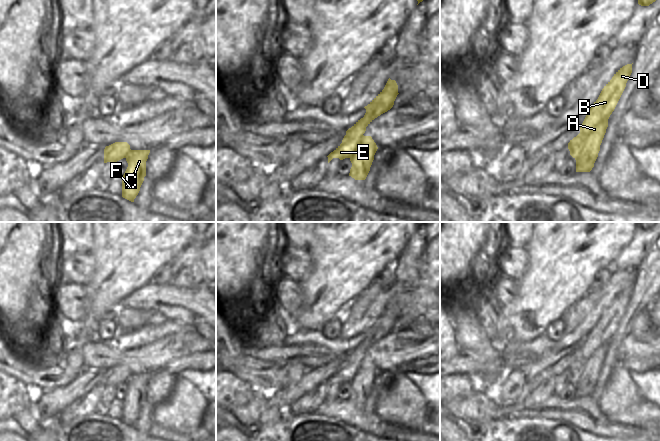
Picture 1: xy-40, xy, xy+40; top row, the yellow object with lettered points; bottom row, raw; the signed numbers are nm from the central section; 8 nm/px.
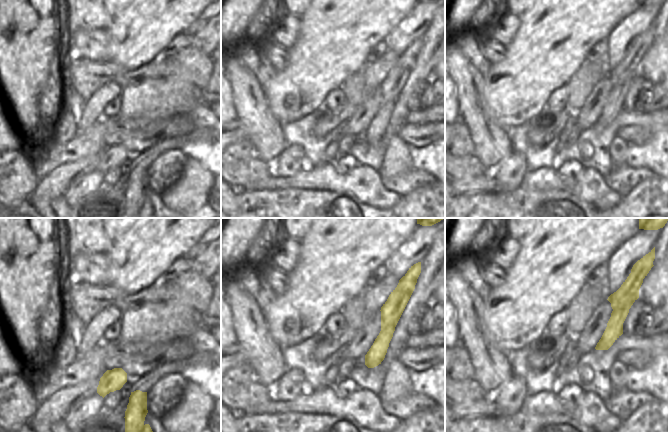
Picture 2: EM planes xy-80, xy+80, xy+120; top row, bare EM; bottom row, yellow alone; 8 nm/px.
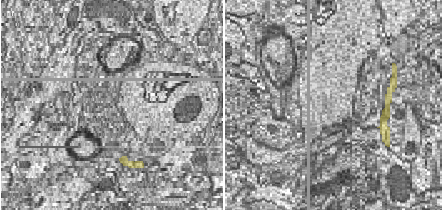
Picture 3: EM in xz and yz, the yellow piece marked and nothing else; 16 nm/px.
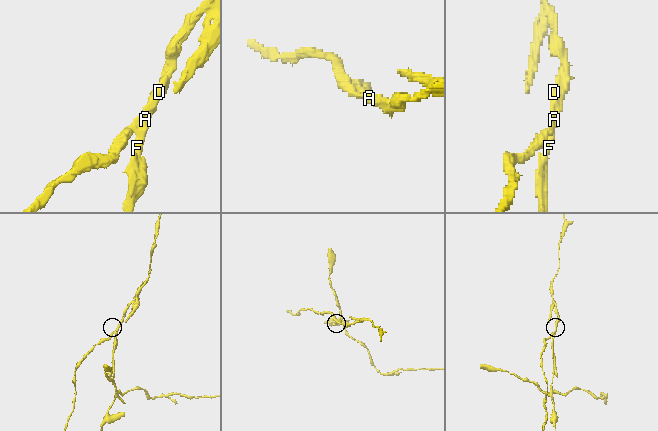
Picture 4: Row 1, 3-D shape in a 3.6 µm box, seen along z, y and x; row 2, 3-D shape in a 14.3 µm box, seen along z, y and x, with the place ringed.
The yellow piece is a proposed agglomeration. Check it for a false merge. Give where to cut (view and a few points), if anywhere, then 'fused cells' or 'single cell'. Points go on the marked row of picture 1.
xy (358, 139), (359, 146), (350, 158) | fused cells

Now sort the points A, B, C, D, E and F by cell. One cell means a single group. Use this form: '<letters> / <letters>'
A B C D F / E

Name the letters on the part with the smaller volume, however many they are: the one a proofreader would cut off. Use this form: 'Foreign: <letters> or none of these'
Foreign: E

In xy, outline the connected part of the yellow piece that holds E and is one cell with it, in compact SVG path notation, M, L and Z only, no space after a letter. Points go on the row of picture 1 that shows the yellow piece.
M342 140L342 143L327 156L328 163L333 158L339 158L340 160L351 158L356 153L359 145L359 140Z

